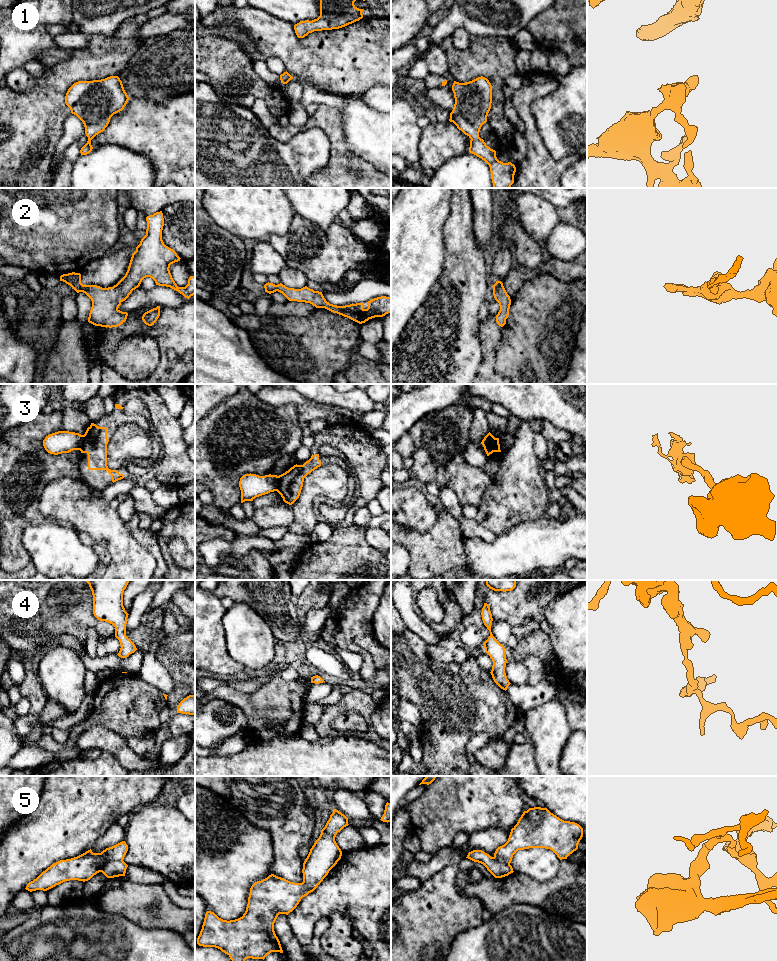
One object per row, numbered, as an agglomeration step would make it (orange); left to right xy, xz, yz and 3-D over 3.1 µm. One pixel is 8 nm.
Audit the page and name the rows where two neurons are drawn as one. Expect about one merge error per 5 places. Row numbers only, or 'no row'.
3, 5

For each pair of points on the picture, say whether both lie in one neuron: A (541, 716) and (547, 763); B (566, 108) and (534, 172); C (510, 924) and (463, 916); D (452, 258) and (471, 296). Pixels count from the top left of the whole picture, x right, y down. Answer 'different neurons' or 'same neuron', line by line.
A: same neuron
B: different neurons
C: different neurons
D: same neuron

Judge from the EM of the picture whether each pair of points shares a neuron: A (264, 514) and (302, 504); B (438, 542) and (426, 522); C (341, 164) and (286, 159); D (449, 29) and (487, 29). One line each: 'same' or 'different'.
A: different
B: different
C: different
D: same

